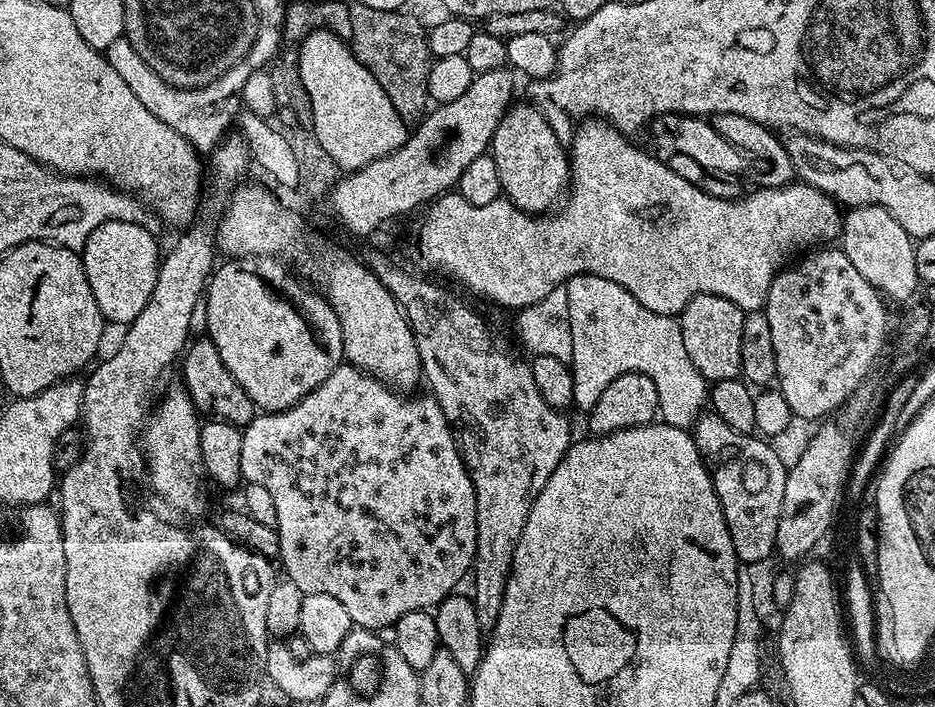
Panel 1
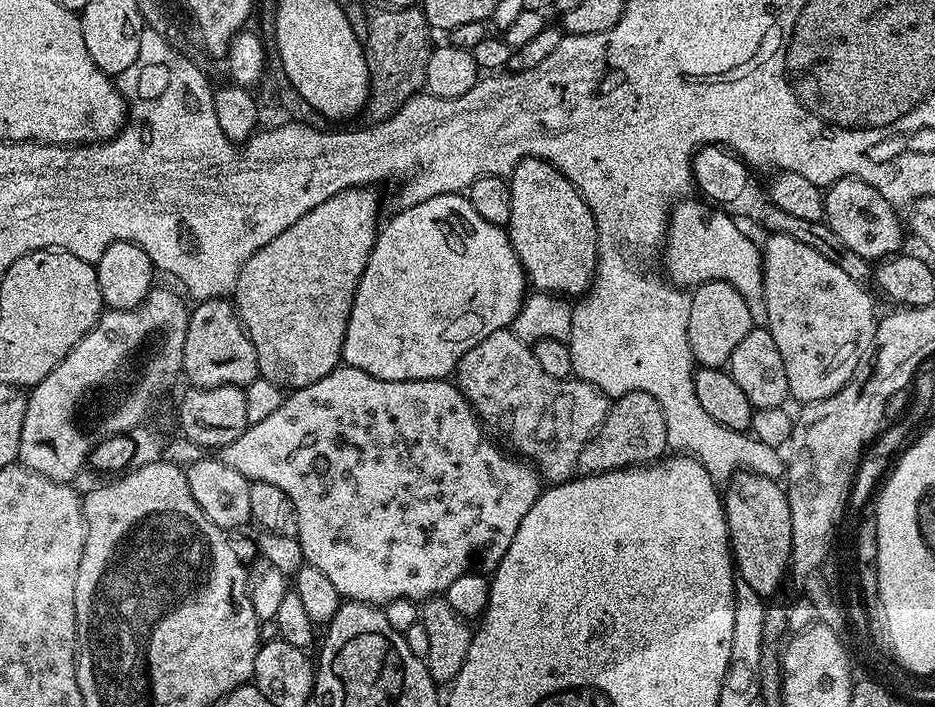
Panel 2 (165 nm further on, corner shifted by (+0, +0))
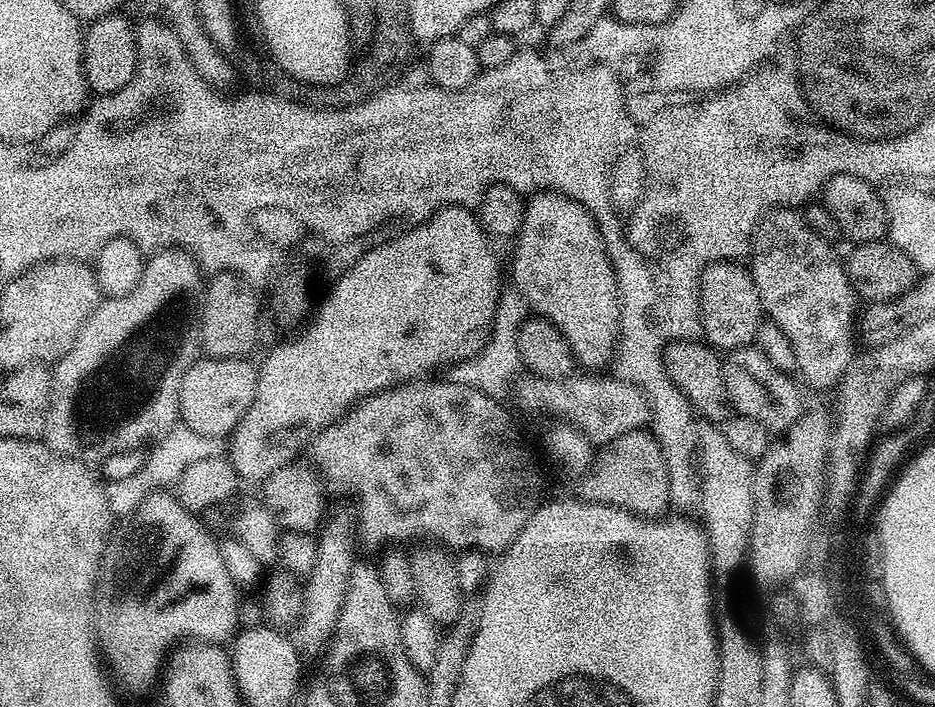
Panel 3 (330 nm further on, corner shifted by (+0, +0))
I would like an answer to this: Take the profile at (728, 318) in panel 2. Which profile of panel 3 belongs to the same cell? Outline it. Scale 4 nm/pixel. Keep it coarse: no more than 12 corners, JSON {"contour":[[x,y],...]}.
{"contour":[[704,265],[700,326],[727,354],[749,347],[762,323],[747,267]]}

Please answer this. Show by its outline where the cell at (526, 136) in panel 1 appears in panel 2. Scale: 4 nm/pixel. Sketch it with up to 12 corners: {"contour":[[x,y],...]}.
{"contour":[[547,160],[508,180],[512,248],[533,289],[583,297],[596,218]]}

